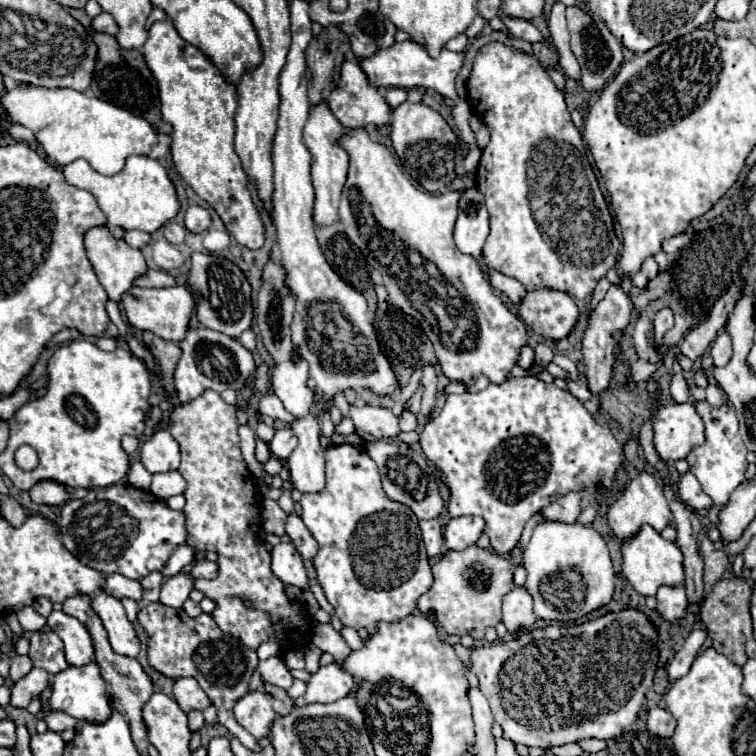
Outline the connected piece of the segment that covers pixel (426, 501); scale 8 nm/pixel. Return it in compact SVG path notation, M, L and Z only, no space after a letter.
M371 440L365 444L365 452L377 464L381 480L383 480L383 490L391 500L409 506L419 520L431 520L441 514L443 498L439 494L439 486L437 486L435 476L427 468L427 460L423 454L405 456L405 454L401 454L399 444L389 442L389 440Z

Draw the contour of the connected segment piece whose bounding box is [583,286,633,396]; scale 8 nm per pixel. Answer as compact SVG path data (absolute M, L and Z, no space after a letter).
M611 286L611 290L607 292L607 296L599 302L599 306L593 310L591 318L589 318L589 328L585 332L583 338L583 362L587 366L587 382L589 382L589 390L597 396L601 394L611 378L611 366L613 366L613 352L615 346L619 344L613 338L613 330L625 330L629 324L629 316L631 316L633 304L625 292L625 288L619 286Z

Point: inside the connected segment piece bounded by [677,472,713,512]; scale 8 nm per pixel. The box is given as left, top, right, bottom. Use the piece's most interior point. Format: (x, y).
(689, 491)

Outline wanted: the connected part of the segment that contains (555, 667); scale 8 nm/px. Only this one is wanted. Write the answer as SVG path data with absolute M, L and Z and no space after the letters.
M627 608L627 610L621 610L621 612L611 612L611 614L605 614L597 620L589 620L589 622L583 622L583 624L577 624L577 626L565 626L565 624L551 624L547 628L537 628L537 630L531 630L531 632L519 632L513 640L509 642L493 642L493 644L485 644L481 648L475 648L471 652L471 664L473 664L473 674L479 678L479 690L483 692L483 696L489 700L489 706L495 714L495 722L503 728L503 738L515 742L515 744L525 744L525 746L539 746L539 748L547 748L547 746L561 746L561 744L567 744L567 742L577 742L581 738L599 738L599 740L613 740L617 736L621 736L621 732L635 722L637 718L637 712L643 704L643 698L647 694L647 690L651 688L653 684L653 674L657 670L657 658L659 658L659 652L657 652L657 630L655 626L647 620L645 614L633 610L633 608Z

